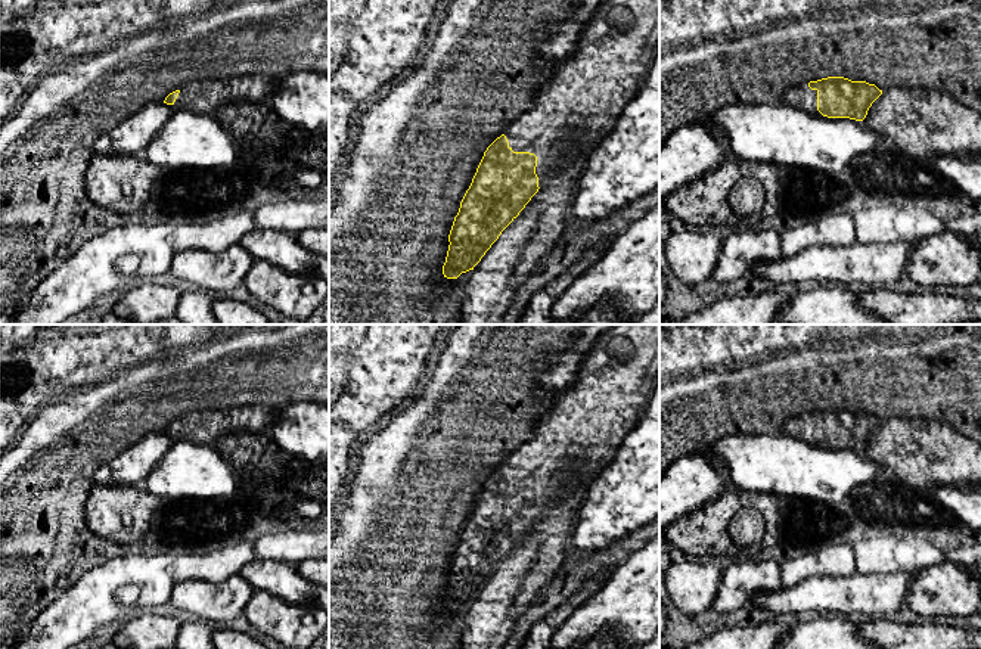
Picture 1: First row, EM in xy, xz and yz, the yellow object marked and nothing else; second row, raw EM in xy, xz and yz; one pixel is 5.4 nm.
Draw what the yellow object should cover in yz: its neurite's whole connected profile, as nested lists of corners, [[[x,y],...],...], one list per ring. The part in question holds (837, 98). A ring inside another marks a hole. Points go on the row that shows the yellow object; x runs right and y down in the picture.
[[[828,77],[810,81],[807,86],[791,87],[783,91],[782,103],[810,108],[811,91],[817,91],[817,111],[828,118],[850,118],[863,121],[872,103],[882,94],[875,84],[851,81],[844,77]]]

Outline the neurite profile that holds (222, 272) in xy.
[[[238,242],[223,252],[186,249],[171,264],[171,273],[198,289],[224,295],[242,285],[254,264],[254,257]]]

